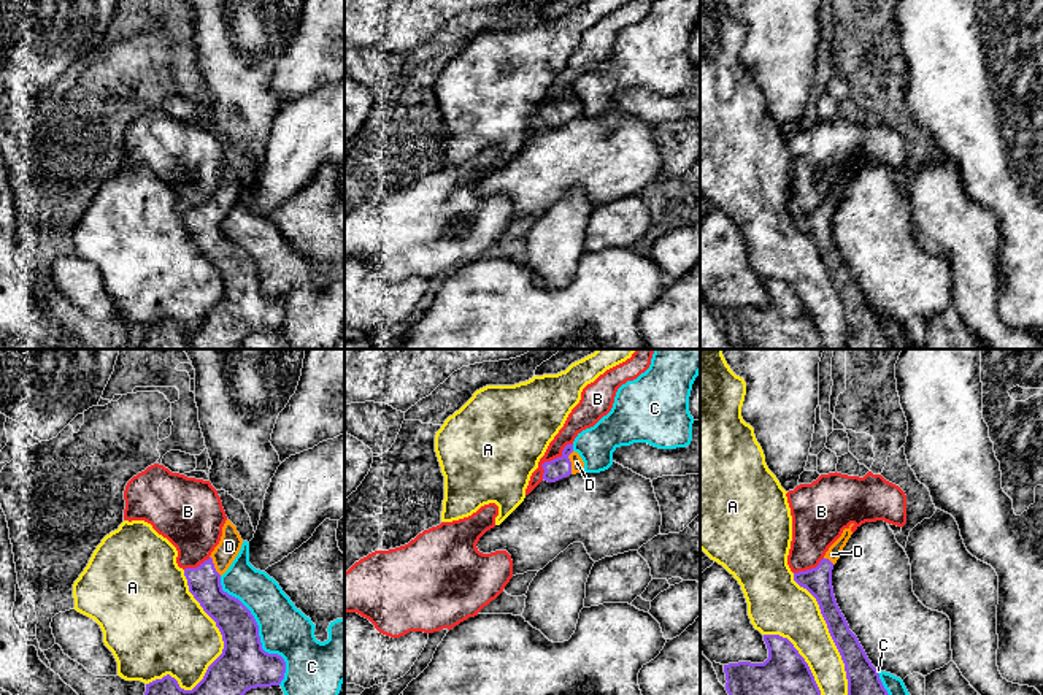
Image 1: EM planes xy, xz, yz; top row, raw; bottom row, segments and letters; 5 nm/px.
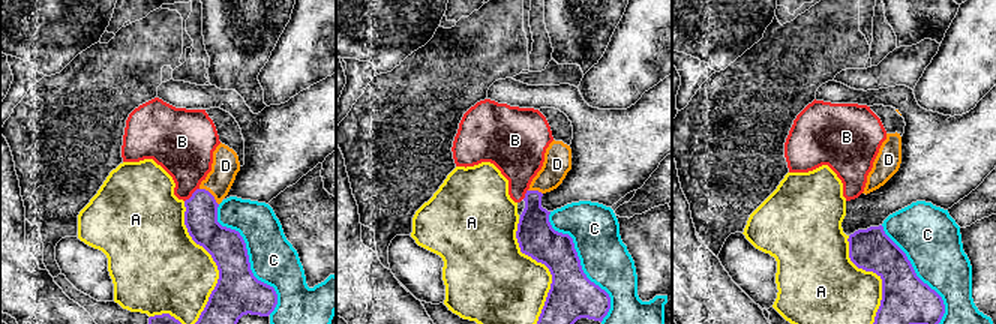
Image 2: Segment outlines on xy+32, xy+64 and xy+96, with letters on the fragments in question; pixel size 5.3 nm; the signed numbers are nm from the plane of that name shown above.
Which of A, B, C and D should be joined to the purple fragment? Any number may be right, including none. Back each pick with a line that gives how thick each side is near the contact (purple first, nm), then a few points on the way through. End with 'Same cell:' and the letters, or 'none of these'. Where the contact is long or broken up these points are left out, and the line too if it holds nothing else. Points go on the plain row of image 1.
D: 110/60 nm | across xz (561, 111), (570, 107), (577, 107)
Same cell: D

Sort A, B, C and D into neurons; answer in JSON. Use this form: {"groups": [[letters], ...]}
{"groups": [["A"], ["B"], ["C"], ["D"]]}

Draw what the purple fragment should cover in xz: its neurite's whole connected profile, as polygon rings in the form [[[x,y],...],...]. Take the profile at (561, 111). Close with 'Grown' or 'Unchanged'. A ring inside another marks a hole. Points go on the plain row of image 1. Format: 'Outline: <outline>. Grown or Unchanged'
Outline: [[[567,89],[560,102],[545,106],[541,111],[545,114],[543,124],[548,127],[556,127],[570,119],[581,117],[584,106],[579,98],[573,95],[573,89]]]. Grown

